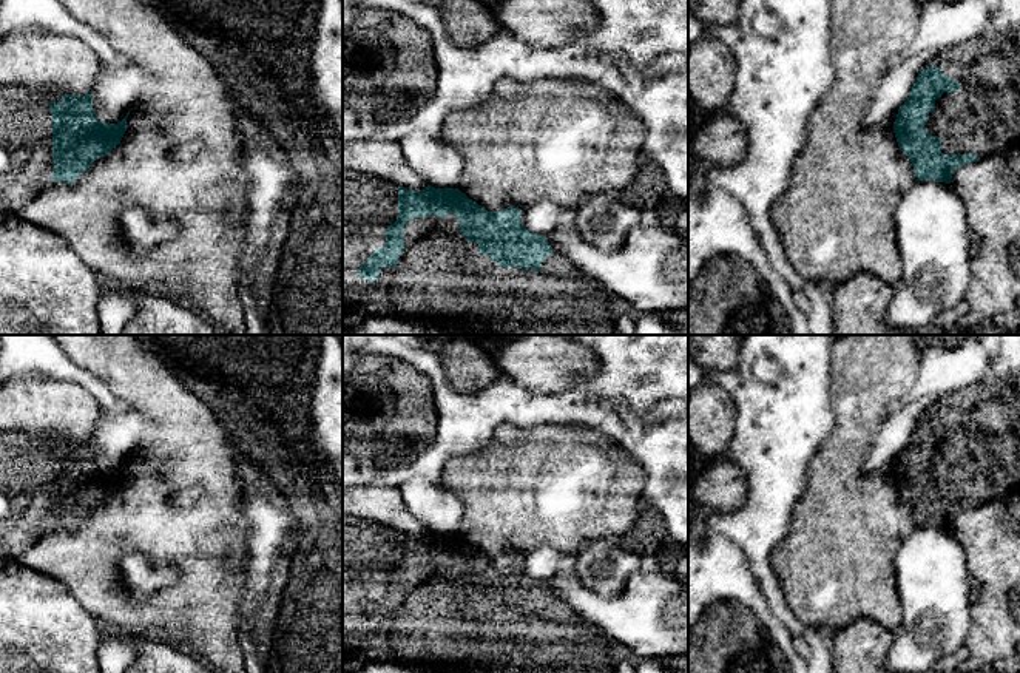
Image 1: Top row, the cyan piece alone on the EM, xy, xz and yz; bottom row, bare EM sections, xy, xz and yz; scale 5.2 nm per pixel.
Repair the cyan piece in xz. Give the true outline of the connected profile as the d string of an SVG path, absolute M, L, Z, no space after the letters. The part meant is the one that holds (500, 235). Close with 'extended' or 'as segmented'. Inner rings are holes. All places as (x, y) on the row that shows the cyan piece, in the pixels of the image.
M343 170L343 315L364 306L369 315L397 316L407 321L432 321L463 326L477 335L688 335L688 309L673 312L637 310L610 292L600 281L585 275L568 258L554 250L546 236L528 232L522 224L522 210L509 207L488 211L458 188L407 190L377 176Z; extended

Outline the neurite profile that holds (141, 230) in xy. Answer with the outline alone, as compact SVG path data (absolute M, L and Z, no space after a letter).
M139 205L123 207L119 222L125 244L136 259L144 259L153 247L174 238L179 232L174 219L154 219L150 210Z

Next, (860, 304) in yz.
M858 273L833 287L832 292L832 313L833 313L833 335L932 335L941 330L944 335L958 335L957 327L940 329L935 324L900 333L889 327L886 321L887 307L895 295L893 286L872 276L869 273Z

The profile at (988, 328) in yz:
M986 321L978 327L964 330L964 335L1015 335L1012 332L1005 332L997 327L992 321Z

